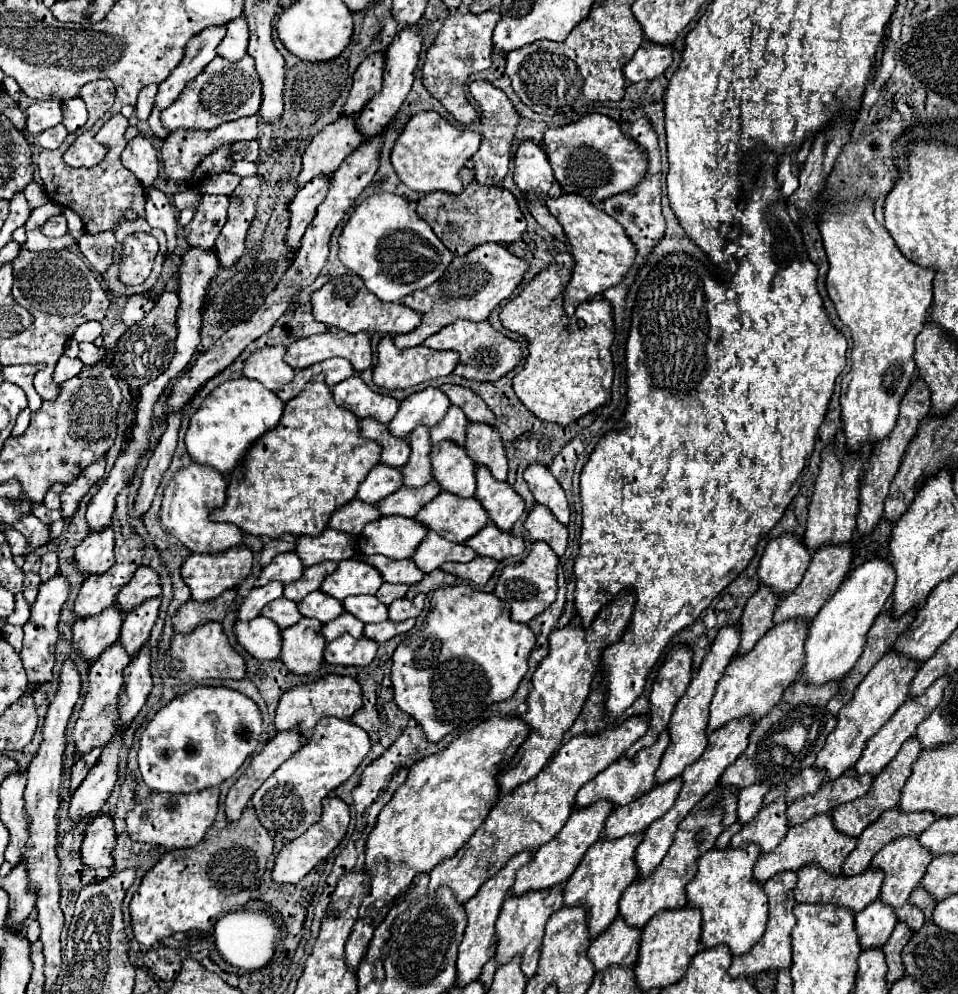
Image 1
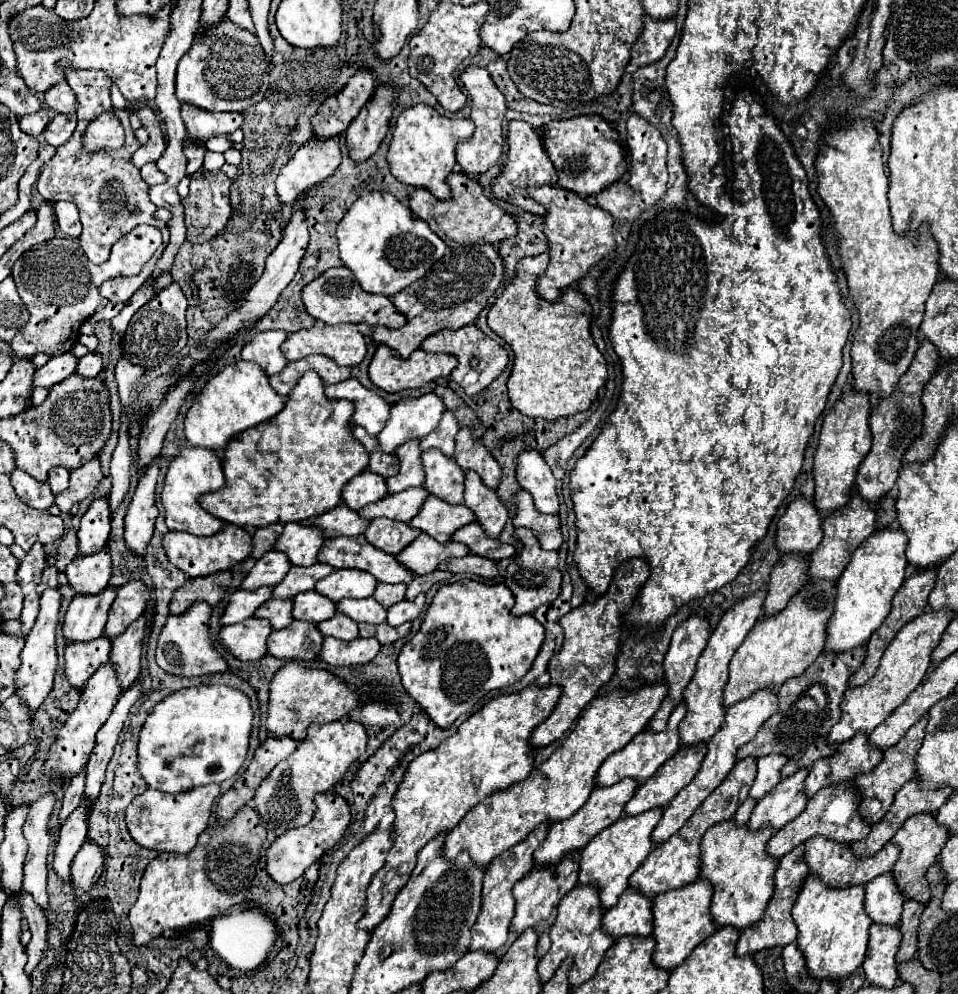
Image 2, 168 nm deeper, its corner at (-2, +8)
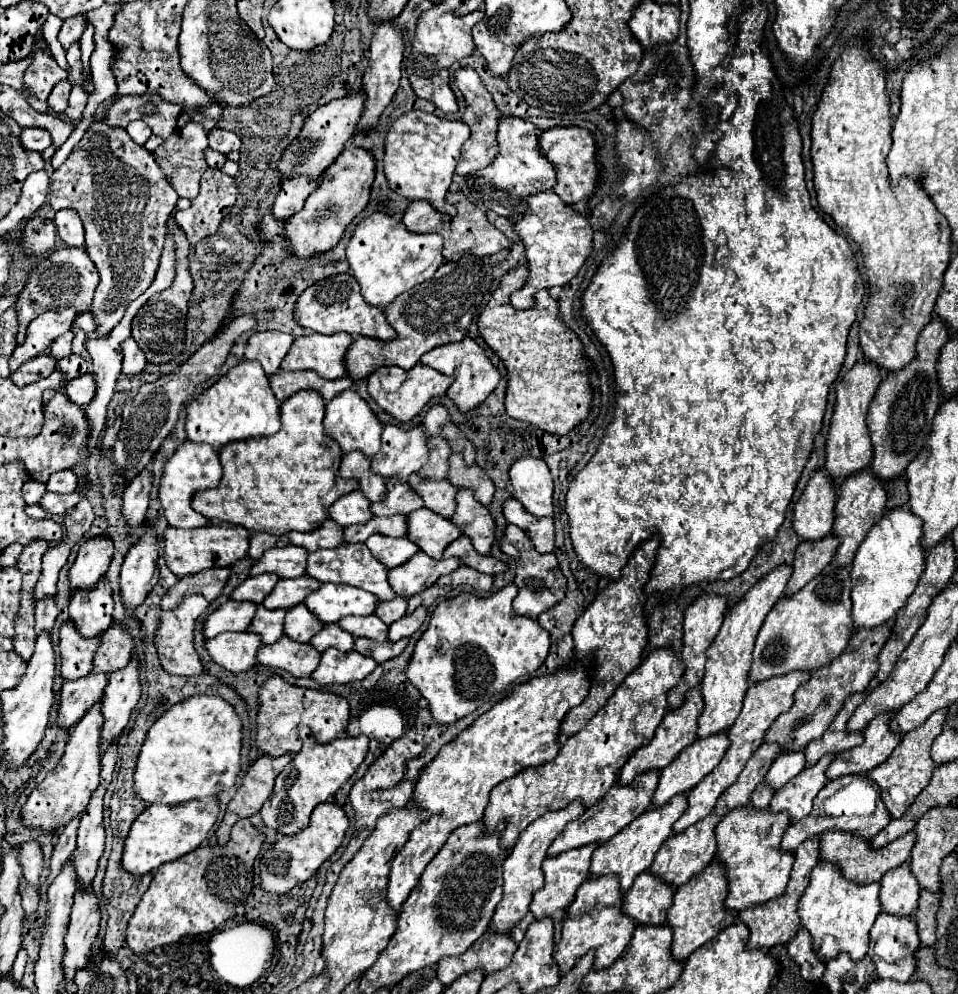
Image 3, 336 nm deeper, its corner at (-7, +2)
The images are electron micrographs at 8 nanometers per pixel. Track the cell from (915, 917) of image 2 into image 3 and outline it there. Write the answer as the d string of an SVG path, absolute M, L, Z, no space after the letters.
M921 891L919 907L915 911L913 921L917 923L917 933L921 947L931 947L935 943L935 913L939 909L941 897L929 891Z

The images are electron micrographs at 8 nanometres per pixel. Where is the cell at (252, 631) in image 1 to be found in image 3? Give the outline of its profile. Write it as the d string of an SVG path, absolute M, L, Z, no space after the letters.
M251 631L221 633L205 643L213 661L233 673L249 671L257 663L257 651L261 645L261 637Z

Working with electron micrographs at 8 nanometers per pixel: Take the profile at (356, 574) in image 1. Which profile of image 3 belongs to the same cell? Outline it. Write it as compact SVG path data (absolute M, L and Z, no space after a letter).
M323 583L313 591L305 605L325 623L337 623L345 615L371 615L377 605L377 597L359 587Z

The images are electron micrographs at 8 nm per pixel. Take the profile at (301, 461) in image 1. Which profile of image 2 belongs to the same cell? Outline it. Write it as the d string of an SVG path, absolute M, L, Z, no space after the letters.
M306 371L296 383L296 387L286 395L284 409L270 419L270 423L260 423L250 431L242 431L230 439L222 455L222 467L226 483L218 491L210 491L198 499L198 503L214 517L224 523L234 523L238 527L264 527L272 523L298 523L316 515L322 515L336 505L340 505L342 487L366 471L366 451L362 445L350 437L350 403L326 403L324 383L318 379L316 371Z

